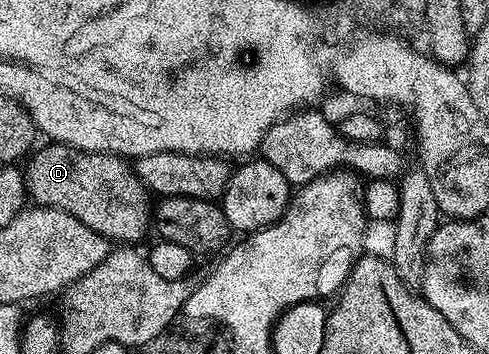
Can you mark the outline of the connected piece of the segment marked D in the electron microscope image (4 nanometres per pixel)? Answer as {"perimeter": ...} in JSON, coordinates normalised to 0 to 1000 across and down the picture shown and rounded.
{"perimeter":[[[96,404],[96,412],[86,421],[86,415],[74,418],[70,429],[53,446],[51,469],[45,480],[47,517],[55,531],[55,554],[74,582],[88,582],[92,588],[112,588],[117,596],[139,599],[141,607],[155,610],[166,630],[174,630],[174,638],[186,641],[190,653],[202,655],[204,664],[217,669],[227,686],[284,686],[292,667],[299,664],[301,647],[305,658],[305,638],[313,624],[313,579],[305,565],[301,571],[301,556],[305,559],[305,537],[286,517],[276,494],[274,475],[254,446],[235,441],[233,432],[166,432],[162,424],[141,415],[139,410],[125,410],[119,404]]]}

